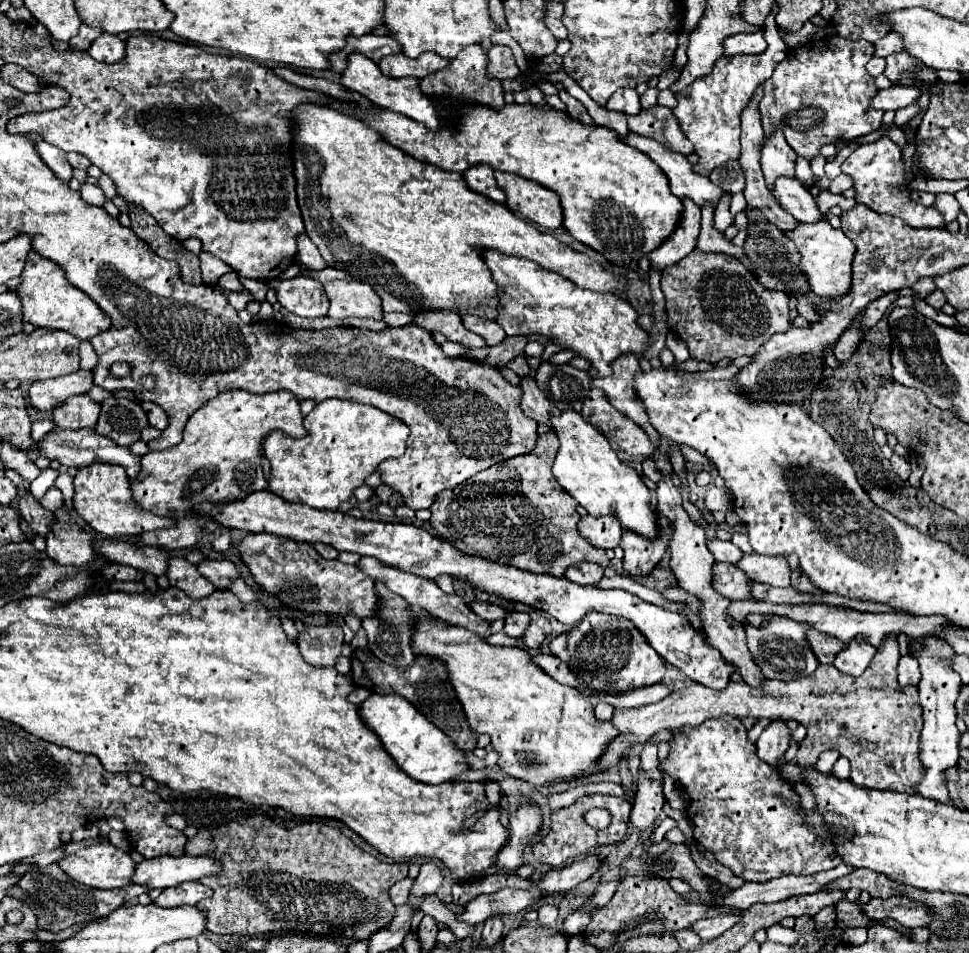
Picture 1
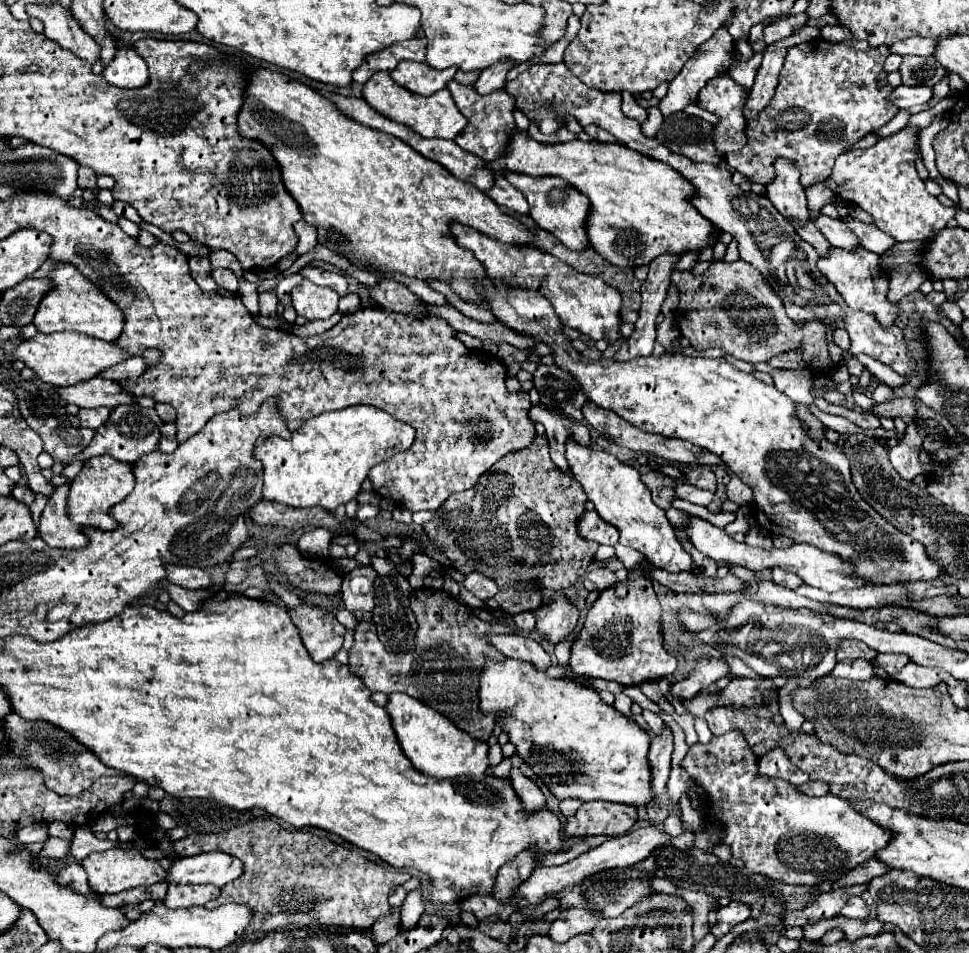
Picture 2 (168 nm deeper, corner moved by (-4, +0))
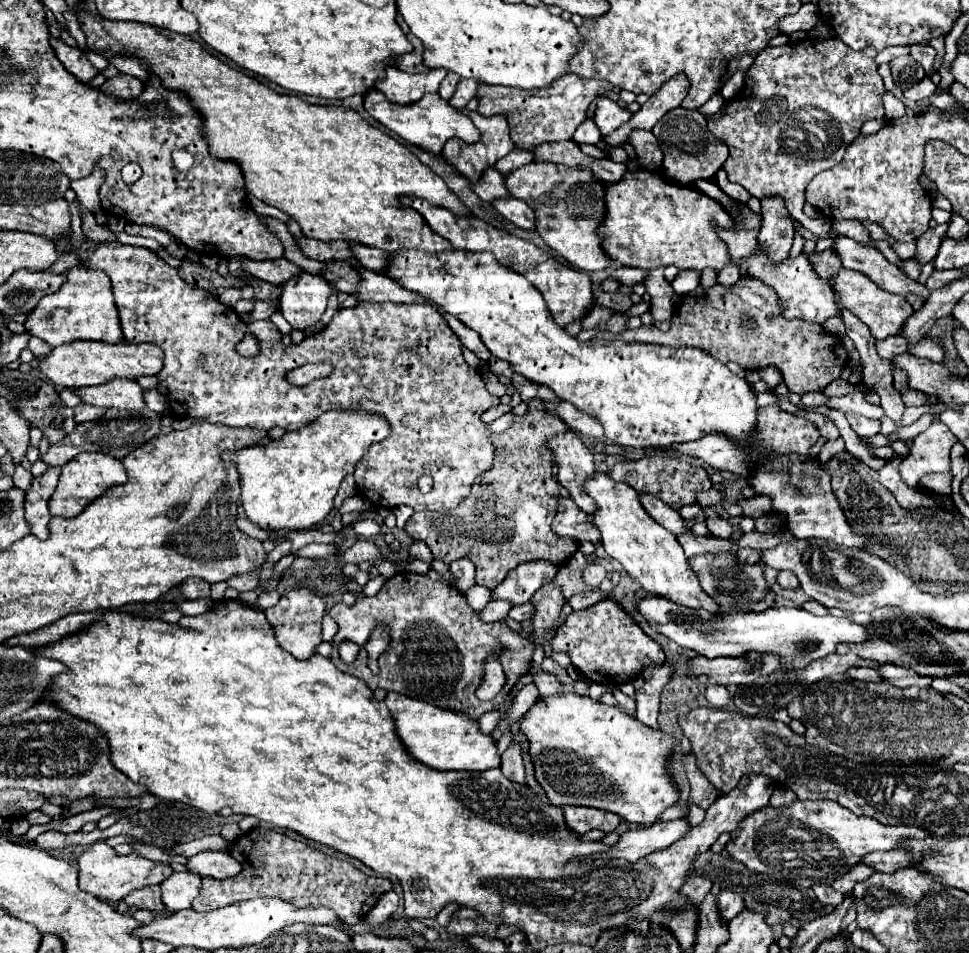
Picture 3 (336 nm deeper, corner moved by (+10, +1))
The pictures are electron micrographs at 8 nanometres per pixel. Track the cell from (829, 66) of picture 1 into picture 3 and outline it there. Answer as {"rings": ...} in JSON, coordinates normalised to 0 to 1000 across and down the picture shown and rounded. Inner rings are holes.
{"rings":[[[834,39],[830,43],[819,43],[819,45],[811,45],[807,49],[793,49],[788,51],[778,68],[772,72],[772,77],[768,79],[768,93],[755,102],[749,110],[749,119],[743,123],[743,125],[737,125],[737,127],[731,127],[731,135],[741,144],[745,146],[751,156],[753,156],[753,165],[747,169],[745,177],[751,182],[751,188],[755,192],[762,192],[766,194],[768,198],[774,200],[776,207],[782,207],[782,209],[788,209],[788,207],[807,207],[811,213],[811,219],[813,224],[824,230],[832,240],[836,240],[840,247],[850,247],[857,242],[857,236],[859,232],[854,230],[848,230],[848,228],[834,228],[829,221],[831,209],[831,198],[832,194],[848,179],[852,177],[859,177],[861,173],[865,173],[873,161],[873,154],[888,142],[888,133],[892,131],[892,127],[898,127],[898,125],[912,125],[912,110],[910,110],[910,100],[912,100],[912,85],[910,81],[906,79],[906,68],[902,64],[902,60],[906,58],[904,51],[892,51],[892,54],[879,54],[875,47],[871,47],[867,41],[840,41],[840,39]]]}

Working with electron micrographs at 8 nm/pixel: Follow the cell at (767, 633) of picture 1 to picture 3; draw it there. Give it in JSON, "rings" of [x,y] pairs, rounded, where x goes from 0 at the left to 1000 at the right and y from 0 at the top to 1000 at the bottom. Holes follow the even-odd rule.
{"rings":[[[663,626],[656,633],[656,639],[663,643],[663,647],[683,666],[687,666],[689,671],[693,671],[696,675],[700,675],[702,679],[714,681],[720,687],[727,687],[731,692],[739,692],[739,689],[766,689],[774,683],[782,683],[784,687],[797,685],[803,687],[805,694],[809,696],[809,702],[830,702],[832,698],[836,698],[840,692],[852,689],[857,685],[863,685],[863,677],[865,675],[890,675],[892,666],[890,666],[890,656],[879,654],[873,647],[865,647],[865,645],[852,645],[852,647],[842,647],[830,639],[817,639],[817,637],[799,637],[799,639],[791,639],[786,643],[749,643],[745,647],[731,643],[729,639],[706,639],[704,635],[698,635],[685,626]]]}

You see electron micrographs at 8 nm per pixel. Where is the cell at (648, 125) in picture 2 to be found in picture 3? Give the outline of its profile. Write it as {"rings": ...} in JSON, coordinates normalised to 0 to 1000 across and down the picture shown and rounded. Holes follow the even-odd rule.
{"rings":[[[652,137],[650,150],[658,163],[658,171],[673,182],[679,182],[679,175],[683,171],[683,158],[677,152],[677,144],[669,137]]]}

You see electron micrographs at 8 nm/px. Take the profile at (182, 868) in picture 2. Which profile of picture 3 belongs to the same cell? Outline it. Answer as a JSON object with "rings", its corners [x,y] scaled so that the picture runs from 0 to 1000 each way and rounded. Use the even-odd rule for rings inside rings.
{"rings":[[[213,893],[204,895],[194,901],[194,910],[198,916],[206,920],[221,920],[221,922],[235,922],[244,920],[250,914],[250,908],[231,893]]]}

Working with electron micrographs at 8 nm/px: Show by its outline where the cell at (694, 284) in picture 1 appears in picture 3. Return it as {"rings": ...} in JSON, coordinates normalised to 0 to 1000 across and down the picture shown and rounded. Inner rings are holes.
{"rings":[[[764,293],[757,301],[720,301],[698,322],[691,337],[691,347],[677,352],[675,360],[689,364],[720,364],[743,381],[757,379],[768,387],[788,387],[797,383],[809,393],[813,408],[824,414],[848,410],[857,400],[867,396],[875,379],[871,360],[869,373],[863,373],[865,356],[852,349],[848,341],[811,335],[801,305],[782,293]]]}

